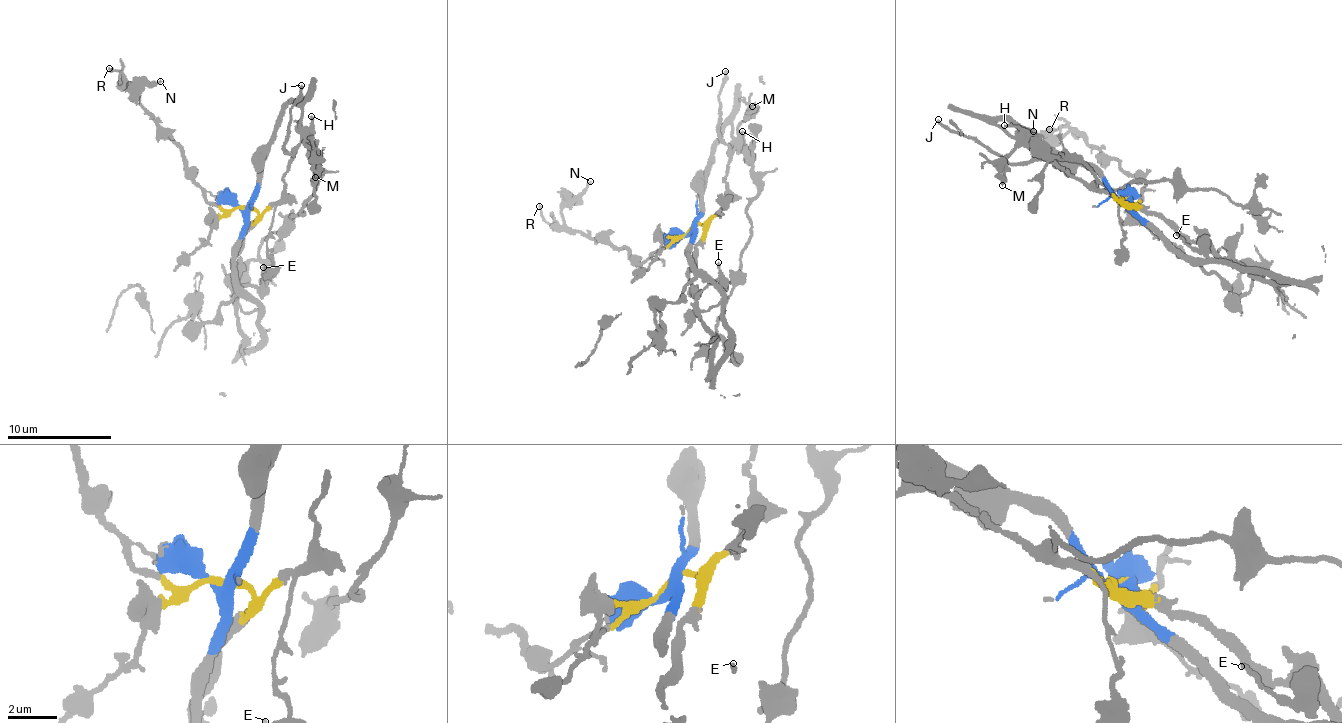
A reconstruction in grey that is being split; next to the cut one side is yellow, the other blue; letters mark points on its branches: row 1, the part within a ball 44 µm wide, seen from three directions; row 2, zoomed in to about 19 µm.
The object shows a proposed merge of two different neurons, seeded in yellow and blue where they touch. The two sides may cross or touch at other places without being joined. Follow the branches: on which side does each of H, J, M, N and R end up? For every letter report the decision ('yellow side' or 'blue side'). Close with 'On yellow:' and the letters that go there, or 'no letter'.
H: yellow side
J: yellow side
M: yellow side
N: yellow side
R: yellow side
On yellow: H, J, M, N, R

